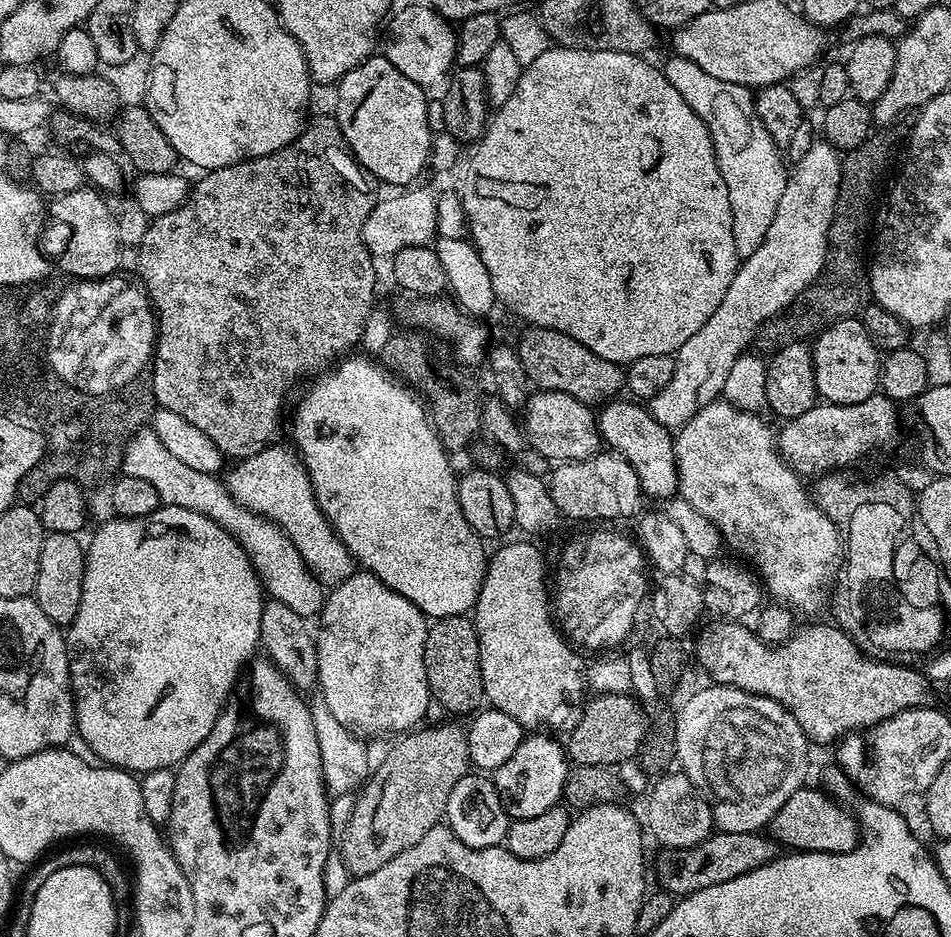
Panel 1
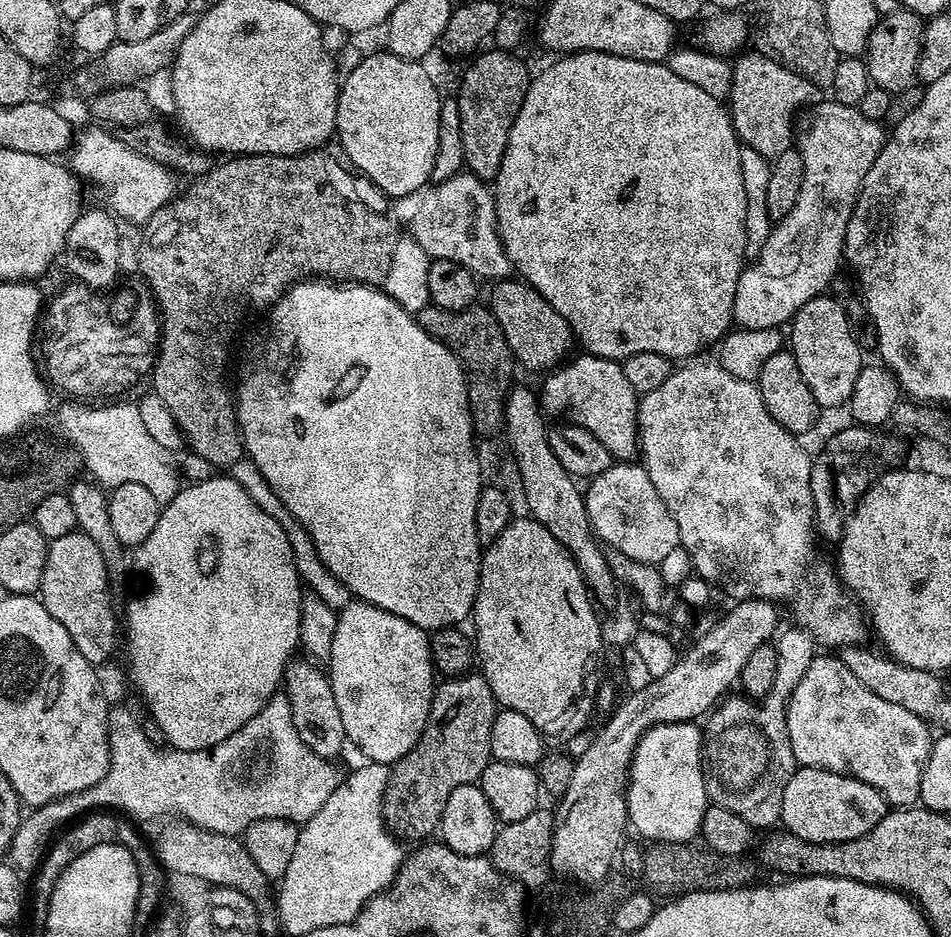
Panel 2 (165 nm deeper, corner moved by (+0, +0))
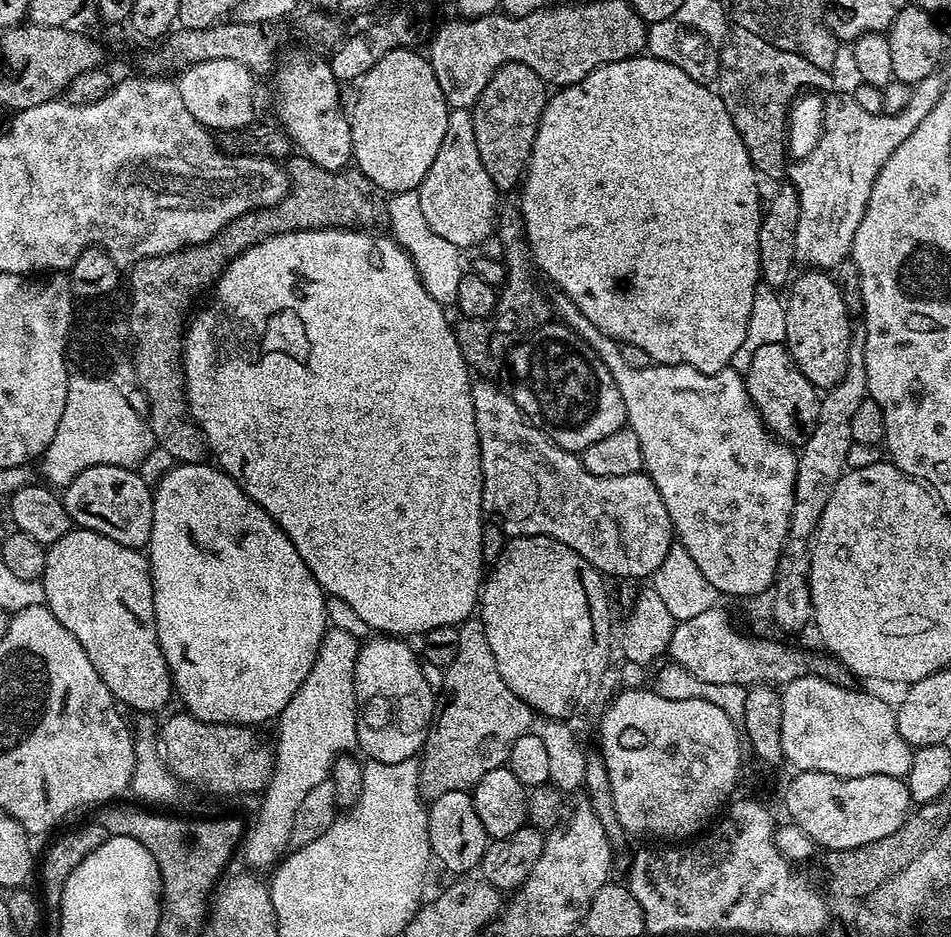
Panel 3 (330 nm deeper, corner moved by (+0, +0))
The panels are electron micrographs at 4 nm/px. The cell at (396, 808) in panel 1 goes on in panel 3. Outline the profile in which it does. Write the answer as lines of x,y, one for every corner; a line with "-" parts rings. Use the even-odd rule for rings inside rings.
469,618
459,625
458,655
444,674
444,689
438,696
432,727
418,756
420,794
428,802
450,794
450,790
468,792
475,788
490,770
507,765
510,746
534,728
532,707
522,702
498,674
494,650
490,650
484,624
478,618

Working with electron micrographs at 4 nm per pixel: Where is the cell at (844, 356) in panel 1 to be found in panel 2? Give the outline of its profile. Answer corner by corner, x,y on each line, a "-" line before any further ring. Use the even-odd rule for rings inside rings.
832,294
818,295
796,312
790,321
791,328
790,351
817,405
821,409
847,405
862,367
862,349
857,333
848,320
847,307
839,304

